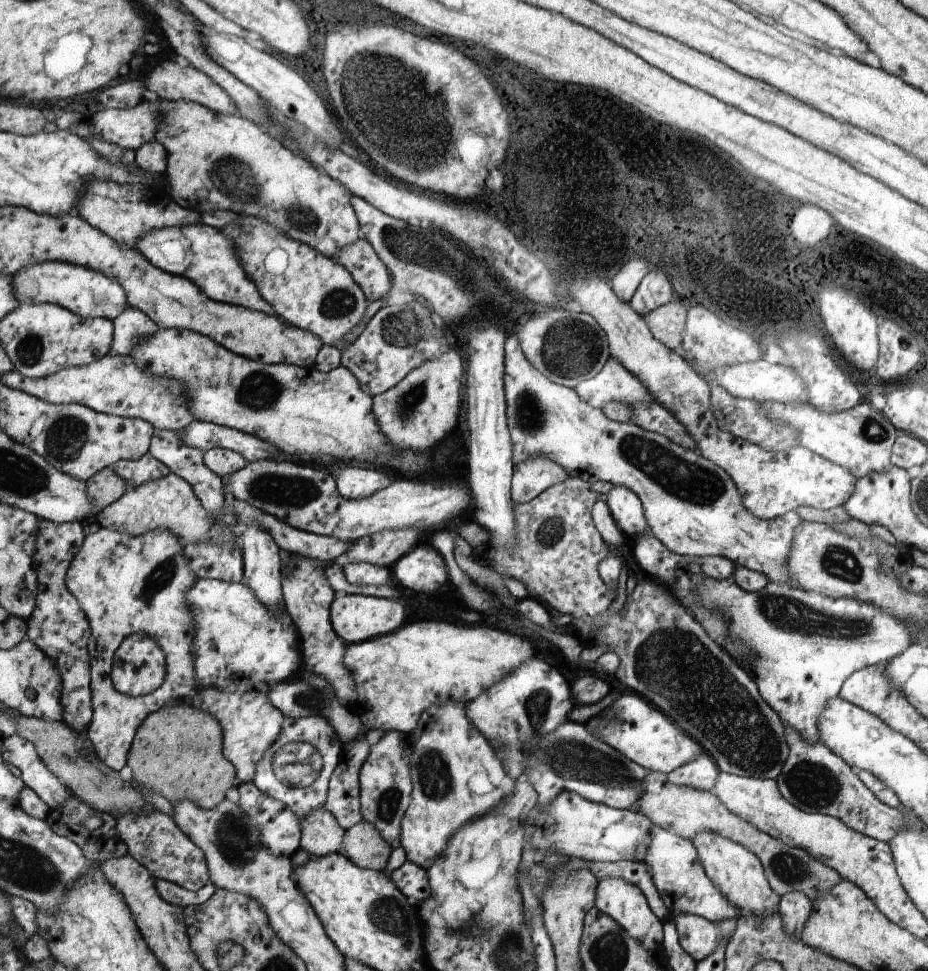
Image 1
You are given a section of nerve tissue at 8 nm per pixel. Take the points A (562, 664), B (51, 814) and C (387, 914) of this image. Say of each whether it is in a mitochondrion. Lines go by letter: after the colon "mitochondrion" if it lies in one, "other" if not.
A: other
B: other
C: mitochondrion

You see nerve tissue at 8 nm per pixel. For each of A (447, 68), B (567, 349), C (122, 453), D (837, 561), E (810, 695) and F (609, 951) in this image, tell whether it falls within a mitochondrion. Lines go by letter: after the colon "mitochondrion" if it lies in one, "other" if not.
A: other
B: mitochondrion
C: other
D: mitochondrion
E: other
F: mitochondrion

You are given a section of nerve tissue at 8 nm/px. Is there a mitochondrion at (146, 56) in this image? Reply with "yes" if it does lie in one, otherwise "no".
yes

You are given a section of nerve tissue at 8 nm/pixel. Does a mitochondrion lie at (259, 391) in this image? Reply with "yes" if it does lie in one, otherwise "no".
yes

